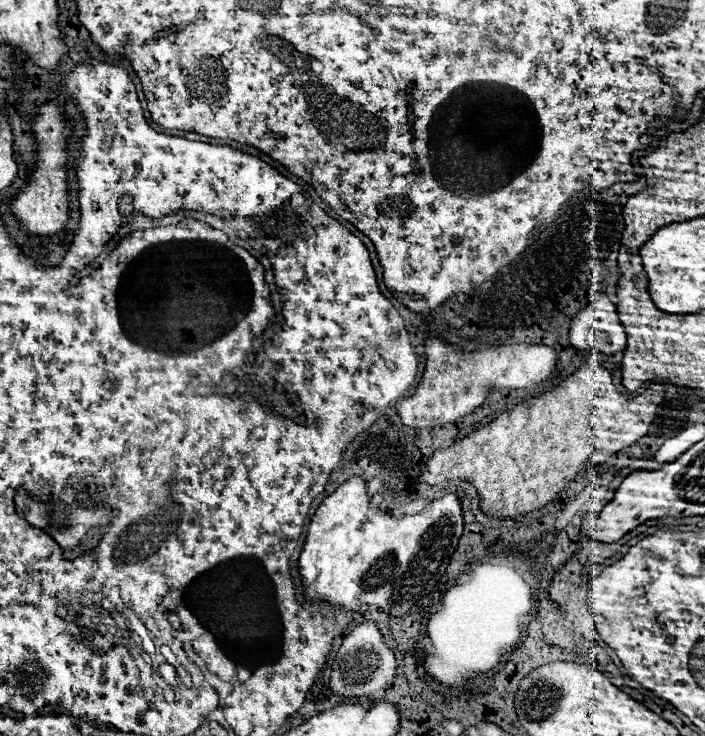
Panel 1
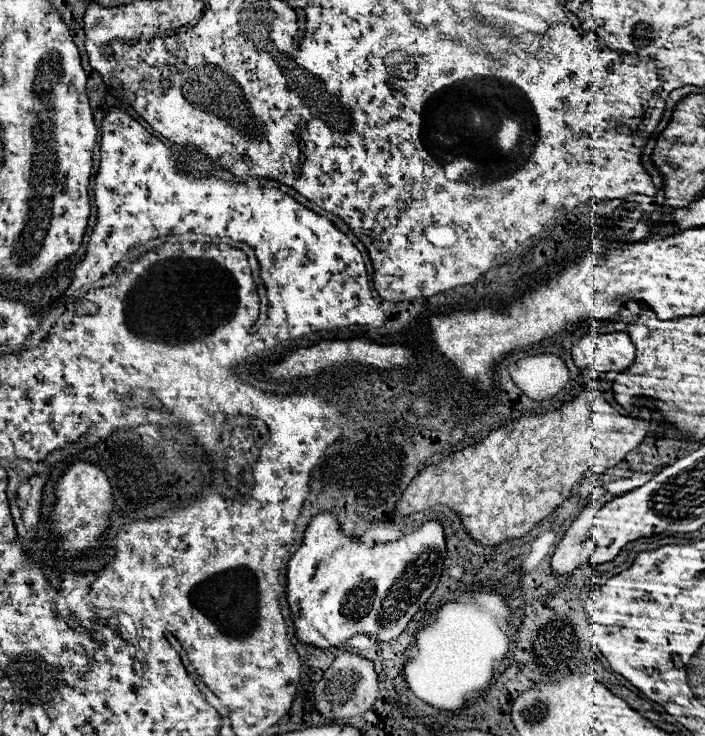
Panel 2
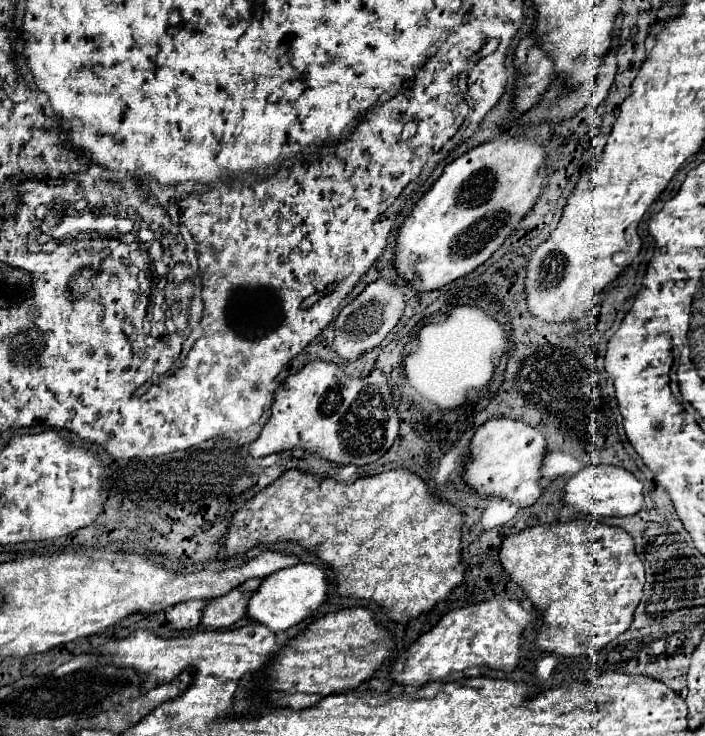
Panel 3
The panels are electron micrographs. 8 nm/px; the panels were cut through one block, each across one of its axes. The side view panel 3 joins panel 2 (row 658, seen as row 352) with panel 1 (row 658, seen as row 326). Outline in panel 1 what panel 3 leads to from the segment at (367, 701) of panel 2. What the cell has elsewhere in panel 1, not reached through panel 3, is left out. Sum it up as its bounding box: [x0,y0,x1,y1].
[330,622,396,698]

